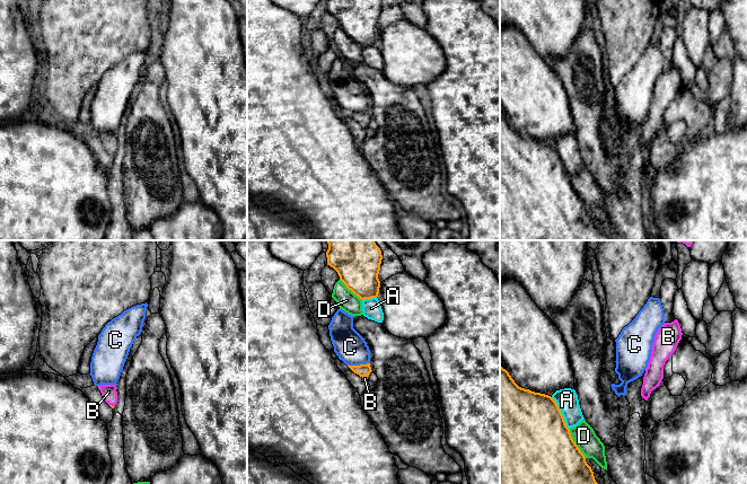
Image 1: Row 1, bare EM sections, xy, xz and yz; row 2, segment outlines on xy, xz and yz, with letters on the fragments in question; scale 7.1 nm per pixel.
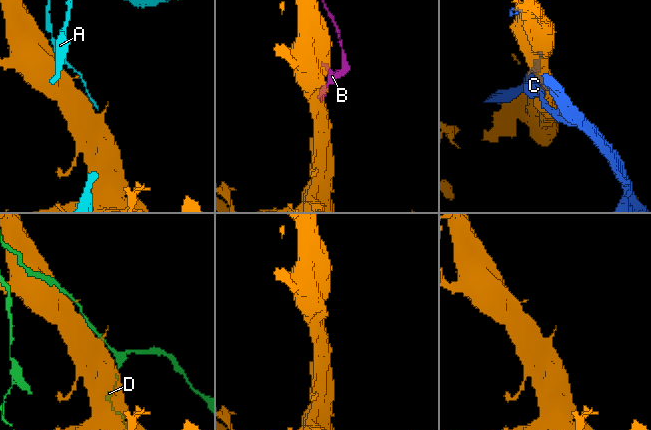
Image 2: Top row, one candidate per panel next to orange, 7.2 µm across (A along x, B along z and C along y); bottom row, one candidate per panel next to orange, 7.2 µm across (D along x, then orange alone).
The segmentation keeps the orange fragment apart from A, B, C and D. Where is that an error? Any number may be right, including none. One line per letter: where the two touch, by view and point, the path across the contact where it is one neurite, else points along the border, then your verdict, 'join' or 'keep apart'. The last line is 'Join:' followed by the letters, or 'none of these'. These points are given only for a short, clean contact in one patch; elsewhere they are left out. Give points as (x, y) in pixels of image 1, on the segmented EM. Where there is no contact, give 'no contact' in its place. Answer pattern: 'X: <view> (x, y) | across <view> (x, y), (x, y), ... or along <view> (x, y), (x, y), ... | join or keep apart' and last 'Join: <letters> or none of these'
A: yz (561, 413) | keep apart
B: xy (111, 405) | across xy (110, 405), (111, 405), (108, 392) | join
C: xz (358, 366) | keep apart
D: yz (574, 443) | keep apart
Join: B

